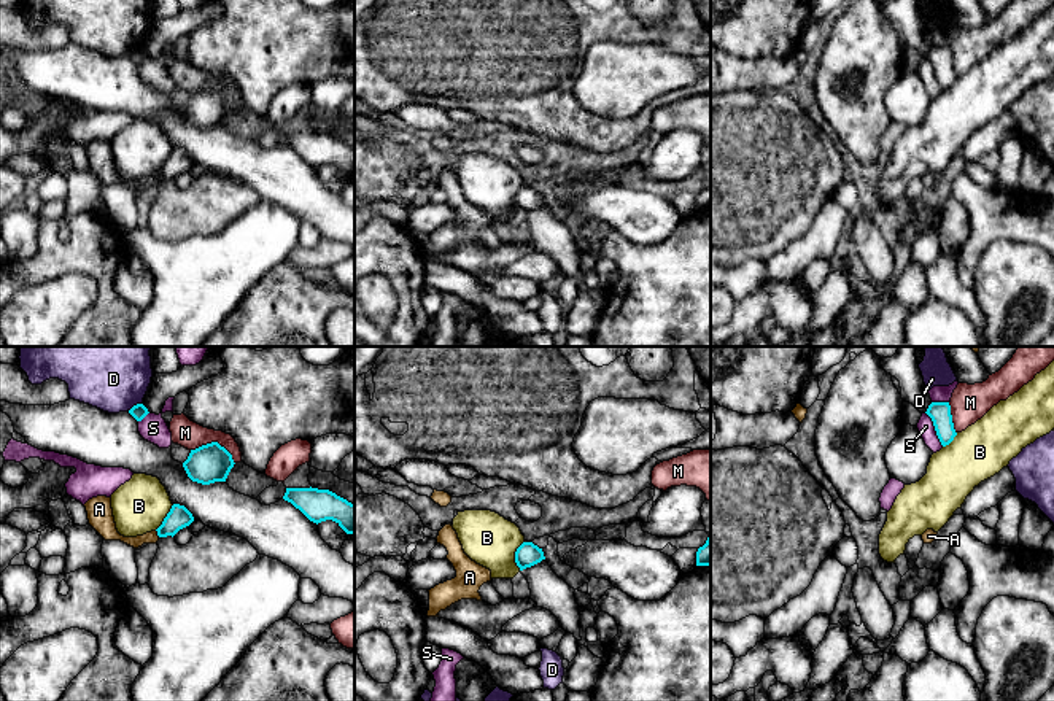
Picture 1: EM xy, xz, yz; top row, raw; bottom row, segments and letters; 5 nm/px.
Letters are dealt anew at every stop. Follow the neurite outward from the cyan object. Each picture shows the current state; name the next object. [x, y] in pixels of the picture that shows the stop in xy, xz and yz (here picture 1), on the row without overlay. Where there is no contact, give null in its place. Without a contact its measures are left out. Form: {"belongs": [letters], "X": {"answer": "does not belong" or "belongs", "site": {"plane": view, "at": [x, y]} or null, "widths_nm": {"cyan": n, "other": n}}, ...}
{"belongs": [], "A": {"answer": "does not belong", "site": {"plane": "xy", "at": [158, 177]}, "widths_nm": {"cyan": 120, "other": 90}}, "B": {"answer": "does not belong", "site": {"plane": "xz", "at": [515, 199]}, "widths_nm": {"cyan": 120, "other": 260}}, "D": {"answer": "does not belong", "site": {"plane": "xy", "at": [134, 50]}, "widths_nm": {"cyan": 80, "other": 280}}, "M": {"answer": "does not belong", "site": {"plane": "xy", "at": [215, 86]}, "widths_nm": {"cyan": 200, "other": 140}}, "S": {"answer": "does not belong", "site": {"plane": "yz", "at": [935, 73]}, "widths_nm": {"cyan": 110, "other": 80}}}

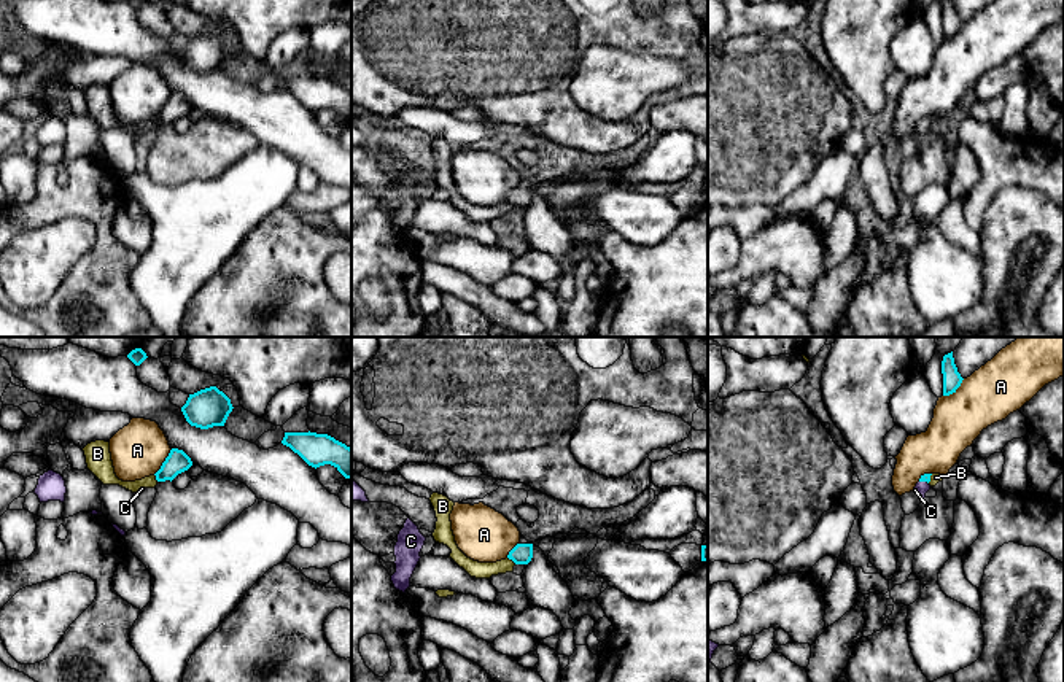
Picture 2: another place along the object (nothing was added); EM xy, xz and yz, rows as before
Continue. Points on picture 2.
{"belongs": ["C"], "A": {"answer": "does not belong", "site": {"plane": "xy", "at": [164, 105]}, "widths_nm": {"cyan": 120, "other": 280}}, "B": {"answer": "does not belong", "site": {"plane": "xz", "at": [512, 204]}, "widths_nm": {"cyan": 110, "other": 80}}, "C": {"answer": "belongs", "site": {"plane": "yz", "at": [924, 124]}, "widths_nm": {"cyan": 50, "other": 70}}}

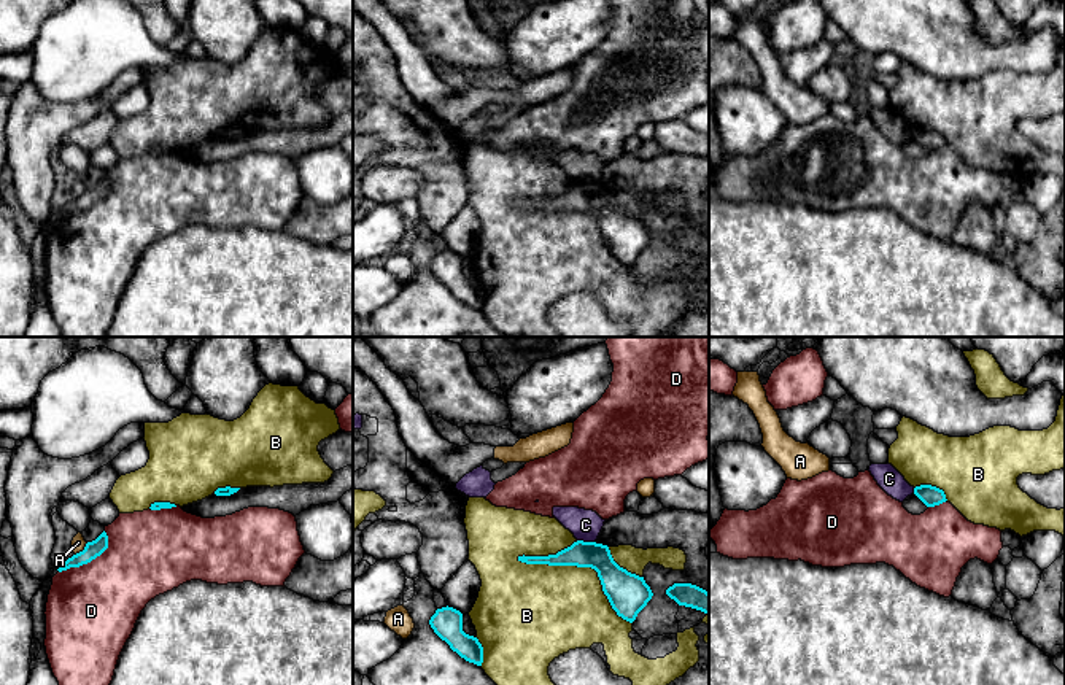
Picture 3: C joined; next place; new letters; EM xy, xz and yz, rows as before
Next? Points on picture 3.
{"belongs": [], "A": {"answer": "does not belong", "site": {"plane": "xy", "at": [83, 194]}, "widths_nm": {"cyan": 90, "other": 70}}, "B": {"answer": "does not belong", "site": {"plane": "xz", "at": [585, 210]}, "widths_nm": {"cyan": 200, "other": 440}}, "C": {"answer": "does not belong", "site": {"plane": "xz", "at": [585, 186]}, "widths_nm": {"cyan": 150, "other": 160}}, "D": {"answer": "does not belong", "site": {"plane": "xy", "at": [89, 205]}, "widths_nm": {"cyan": 90, "other": 460}}}

